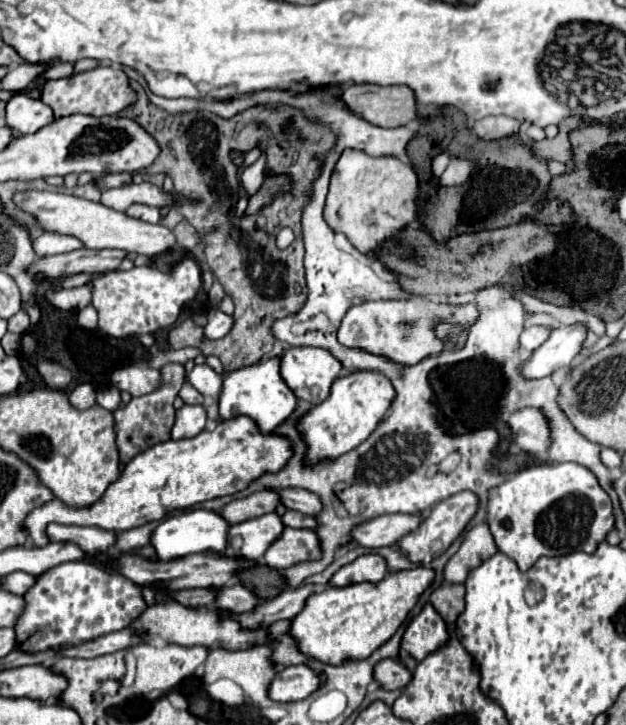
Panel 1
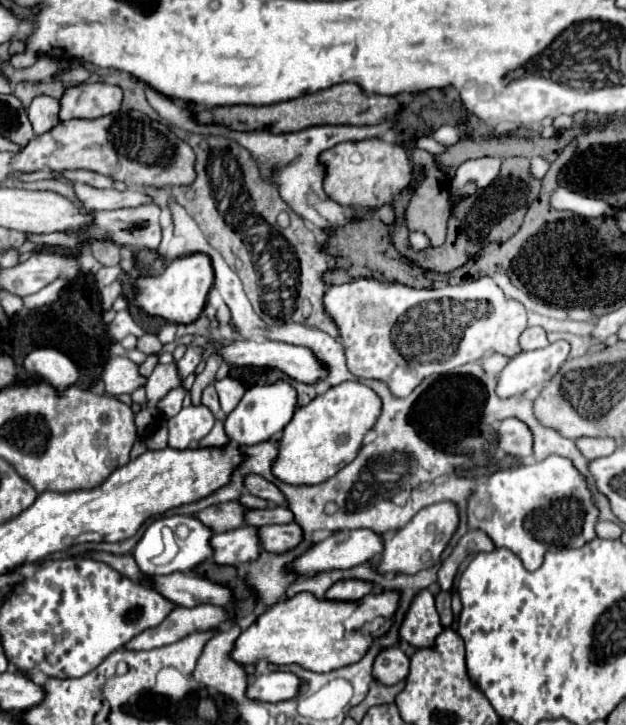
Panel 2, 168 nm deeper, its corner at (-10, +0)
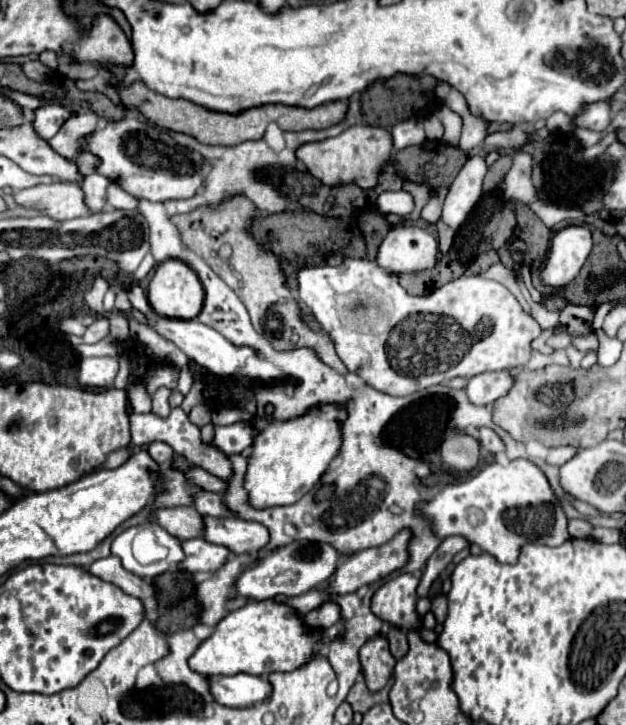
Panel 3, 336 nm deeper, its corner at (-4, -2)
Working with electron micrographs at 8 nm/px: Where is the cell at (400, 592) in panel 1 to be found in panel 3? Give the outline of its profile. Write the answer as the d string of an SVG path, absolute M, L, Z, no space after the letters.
M253 601L231 611L189 659L193 671L201 675L269 675L271 671L293 671L307 665L325 631L309 629L303 615L279 601Z

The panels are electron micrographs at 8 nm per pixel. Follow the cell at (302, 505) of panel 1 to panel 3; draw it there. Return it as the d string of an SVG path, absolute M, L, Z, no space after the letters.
M175 407L167 419L161 419L153 413L145 413L145 415L131 413L131 439L133 439L133 445L139 445L139 447L143 447L145 443L163 441L163 443L171 445L175 449L175 453L183 455L189 463L209 471L211 475L215 475L223 481L229 481L229 473L233 473L233 465L231 465L229 457L225 457L225 453L221 453L215 445L207 445L201 441L199 427L189 421L187 413L181 407Z

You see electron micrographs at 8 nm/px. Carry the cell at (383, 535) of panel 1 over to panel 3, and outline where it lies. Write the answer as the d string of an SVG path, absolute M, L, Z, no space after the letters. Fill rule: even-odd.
M293 541L285 547L275 549L275 553L263 557L253 569L247 569L235 583L235 597L251 597L257 601L273 599L275 595L301 595L309 589L319 587L329 577L333 577L333 569L337 569L337 563L341 559L341 553L333 549L329 543L313 543L313 541ZM293 573L293 579L287 583L275 583L277 575Z

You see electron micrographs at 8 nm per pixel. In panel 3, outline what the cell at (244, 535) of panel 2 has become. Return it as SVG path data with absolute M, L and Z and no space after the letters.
M203 537L183 541L183 551L185 551L185 561L179 567L189 573L217 571L231 555L231 551L225 549L225 545L213 545Z

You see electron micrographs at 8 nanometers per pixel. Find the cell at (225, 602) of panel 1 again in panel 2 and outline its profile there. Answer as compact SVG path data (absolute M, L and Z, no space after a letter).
M171 573L171 575L145 575L143 577L153 591L163 595L175 607L197 607L203 603L209 605L229 605L231 591L217 583L211 583L197 575L187 573Z

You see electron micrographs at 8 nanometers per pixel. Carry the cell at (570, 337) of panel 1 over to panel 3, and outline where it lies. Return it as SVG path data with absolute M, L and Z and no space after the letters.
M509 369L497 371L497 373L481 373L469 381L467 395L471 403L475 405L489 405L497 401L497 397L505 397L509 389L513 387L515 375Z

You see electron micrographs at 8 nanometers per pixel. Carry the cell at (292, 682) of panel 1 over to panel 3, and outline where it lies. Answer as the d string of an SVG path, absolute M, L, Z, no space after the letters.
M245 673L219 679L213 677L211 693L221 705L249 707L269 699L269 681L265 681L265 677L249 677Z

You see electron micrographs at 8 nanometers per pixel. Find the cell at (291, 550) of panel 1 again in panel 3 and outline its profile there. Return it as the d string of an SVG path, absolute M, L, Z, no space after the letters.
M205 517L203 539L225 545L233 553L253 553L263 549L269 543L271 535L269 529L257 521Z

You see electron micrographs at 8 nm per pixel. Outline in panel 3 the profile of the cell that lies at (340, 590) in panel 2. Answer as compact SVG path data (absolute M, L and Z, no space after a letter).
M325 601L323 605L305 615L305 623L313 629L327 629L339 619L341 619L341 609L337 609L335 601Z

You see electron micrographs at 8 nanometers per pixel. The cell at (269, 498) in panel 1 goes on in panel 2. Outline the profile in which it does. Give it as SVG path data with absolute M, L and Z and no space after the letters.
M233 501L233 503L211 505L211 507L195 513L195 517L205 527L209 527L213 533L225 533L225 531L237 529L243 525L243 511L245 511L245 507L237 501Z

